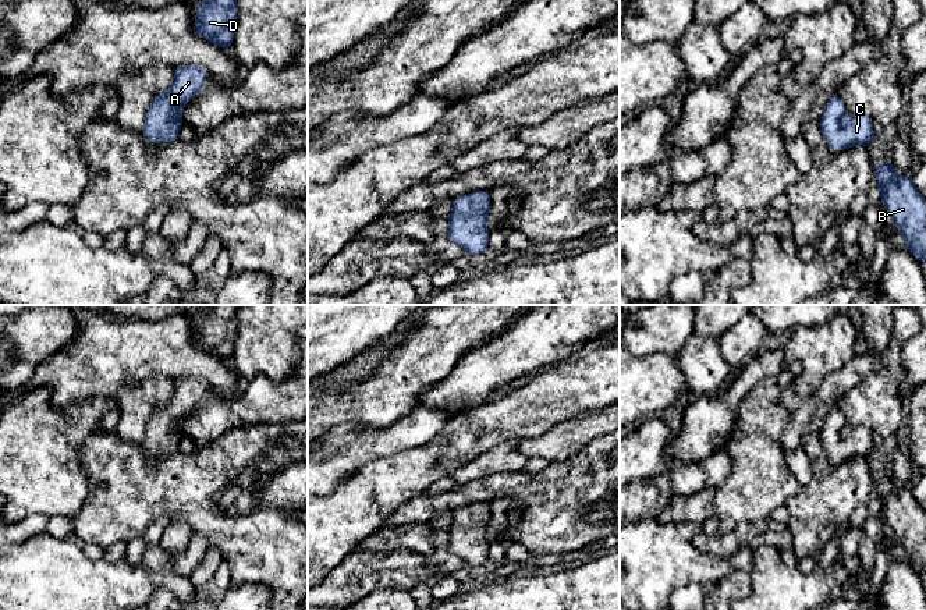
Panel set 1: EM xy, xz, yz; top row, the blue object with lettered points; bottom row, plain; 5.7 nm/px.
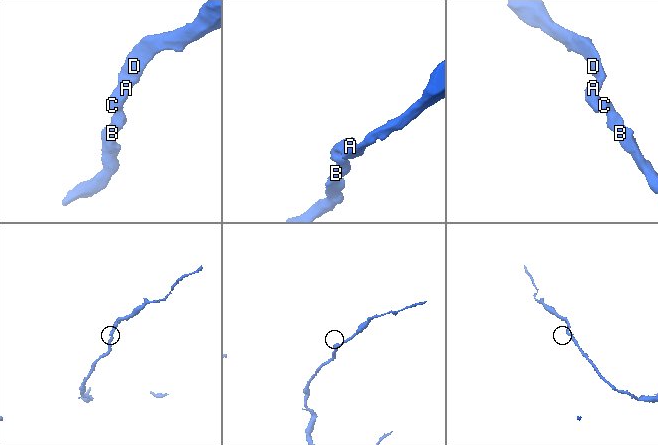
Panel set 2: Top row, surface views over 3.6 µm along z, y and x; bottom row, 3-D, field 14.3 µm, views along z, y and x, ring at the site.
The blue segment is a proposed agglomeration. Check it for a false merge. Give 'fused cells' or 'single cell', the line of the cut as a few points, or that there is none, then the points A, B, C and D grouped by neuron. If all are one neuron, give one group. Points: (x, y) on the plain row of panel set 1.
single cell | no cut | A B C D

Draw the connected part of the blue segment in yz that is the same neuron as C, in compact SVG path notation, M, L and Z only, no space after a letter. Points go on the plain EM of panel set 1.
M837 404L830 409L819 433L827 457L835 464L842 464L854 457L870 458L876 451L873 432L866 426L856 426L845 432L844 425L845 418Z

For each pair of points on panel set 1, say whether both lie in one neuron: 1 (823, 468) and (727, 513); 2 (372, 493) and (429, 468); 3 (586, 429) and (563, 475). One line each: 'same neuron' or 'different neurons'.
1: different neurons
2: same neuron
3: different neurons

